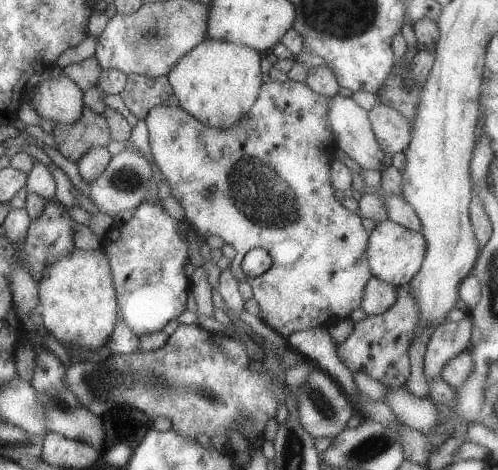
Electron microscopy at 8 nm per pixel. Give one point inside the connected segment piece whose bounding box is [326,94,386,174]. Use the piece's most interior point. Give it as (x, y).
(349, 123)

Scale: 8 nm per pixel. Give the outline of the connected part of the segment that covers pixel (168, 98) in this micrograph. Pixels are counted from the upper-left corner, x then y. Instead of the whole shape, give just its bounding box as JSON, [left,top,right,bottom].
[120,73,179,120]

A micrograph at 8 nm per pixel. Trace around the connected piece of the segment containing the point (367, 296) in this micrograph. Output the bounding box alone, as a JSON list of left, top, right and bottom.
[361,276,398,316]

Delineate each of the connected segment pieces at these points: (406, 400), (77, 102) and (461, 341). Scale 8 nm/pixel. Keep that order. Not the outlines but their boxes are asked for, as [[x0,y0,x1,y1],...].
[[383,387,442,436],[31,74,84,125],[424,312,473,380]]

